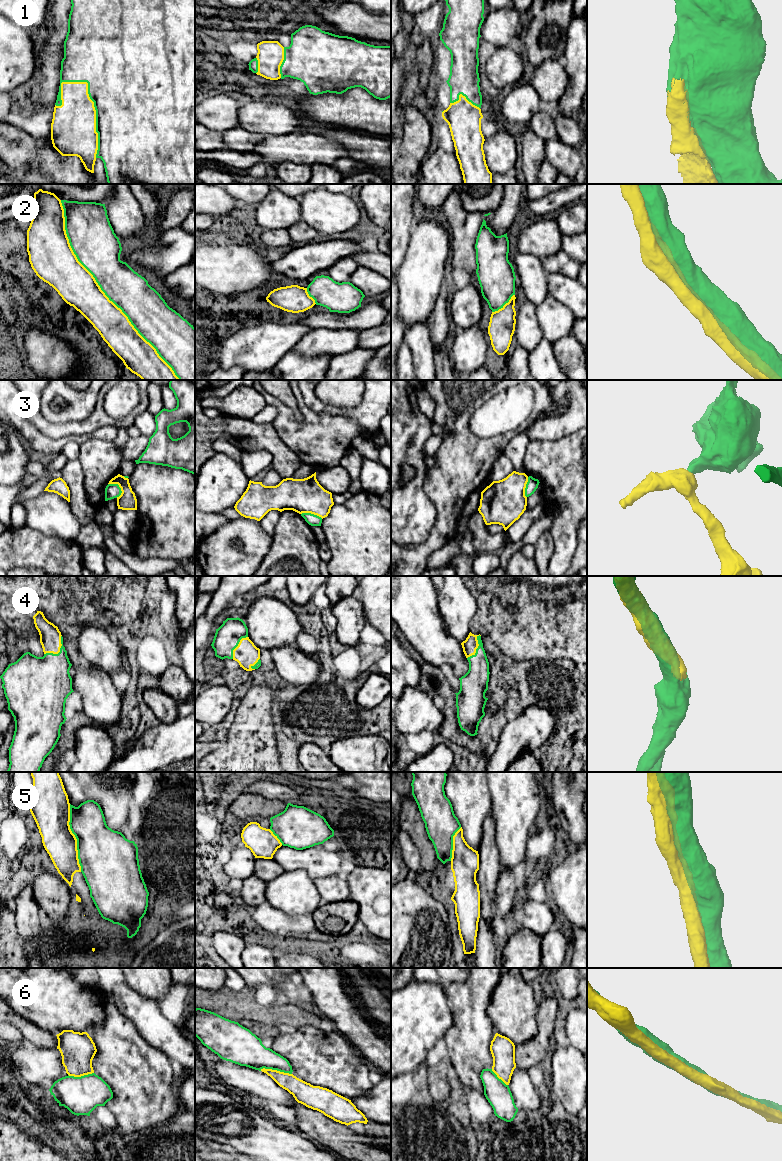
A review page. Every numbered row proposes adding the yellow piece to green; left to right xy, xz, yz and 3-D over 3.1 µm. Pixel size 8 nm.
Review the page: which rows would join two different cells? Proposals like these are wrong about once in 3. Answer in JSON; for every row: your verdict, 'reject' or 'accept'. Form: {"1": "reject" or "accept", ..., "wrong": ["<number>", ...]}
{"1": "accept", "2": "accept", "3": "reject", "4": "accept", "5": "accept", "6": "accept", "wrong": ["3"]}

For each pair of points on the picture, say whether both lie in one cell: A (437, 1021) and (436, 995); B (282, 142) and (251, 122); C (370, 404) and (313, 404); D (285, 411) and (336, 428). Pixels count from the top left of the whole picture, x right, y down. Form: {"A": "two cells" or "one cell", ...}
{"A": "one cell", "B": "one cell", "C": "one cell", "D": "one cell"}

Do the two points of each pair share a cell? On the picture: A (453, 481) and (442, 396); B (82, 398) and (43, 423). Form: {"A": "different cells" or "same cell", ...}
{"A": "same cell", "B": "different cells"}

